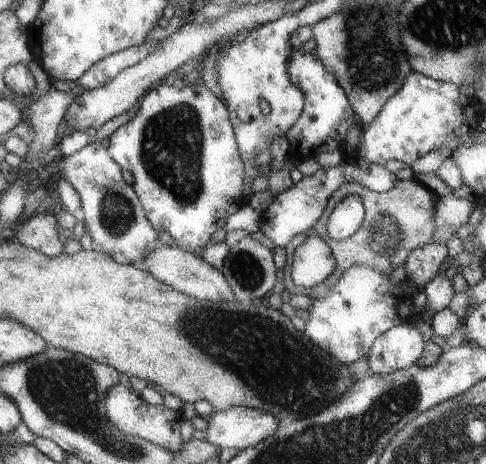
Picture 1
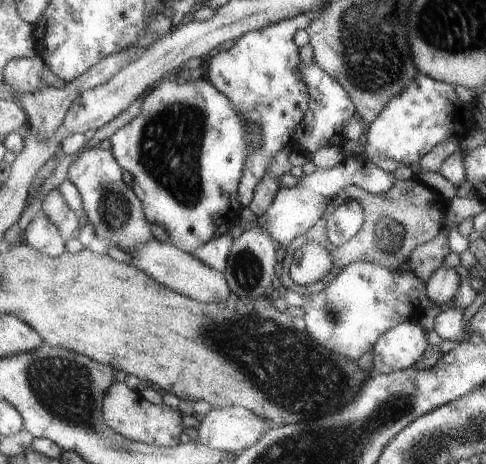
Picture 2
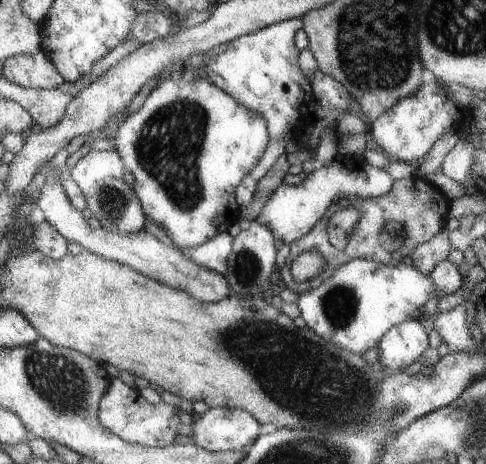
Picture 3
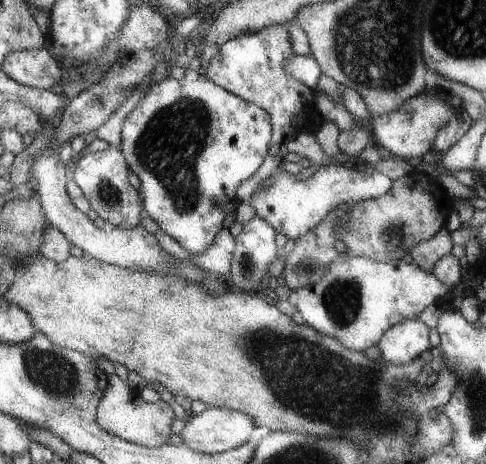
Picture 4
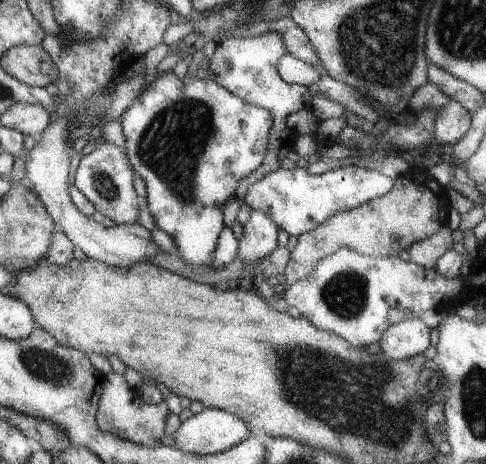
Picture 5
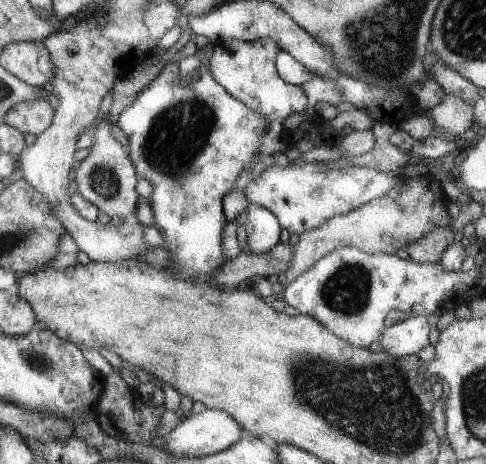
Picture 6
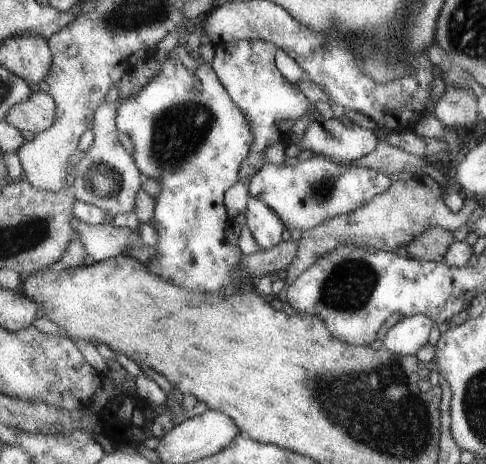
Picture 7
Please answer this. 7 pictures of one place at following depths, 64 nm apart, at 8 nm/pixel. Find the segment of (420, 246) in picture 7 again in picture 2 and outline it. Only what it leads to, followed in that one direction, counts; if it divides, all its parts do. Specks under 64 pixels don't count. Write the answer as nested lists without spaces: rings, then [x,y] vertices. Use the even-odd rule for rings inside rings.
[[[441,232],[433,242],[423,244],[421,248],[415,248],[411,254],[409,266],[415,274],[419,274],[425,282],[429,282],[439,268],[443,268],[445,258],[451,254],[451,238],[447,232]]]

